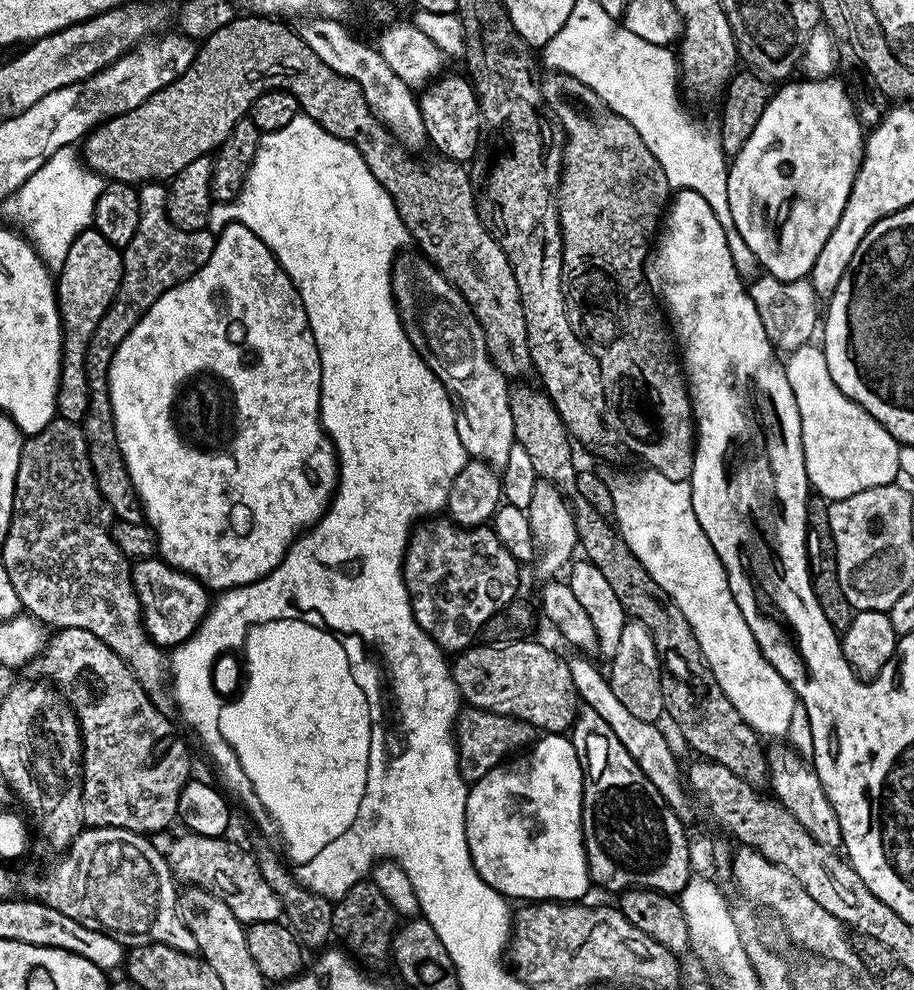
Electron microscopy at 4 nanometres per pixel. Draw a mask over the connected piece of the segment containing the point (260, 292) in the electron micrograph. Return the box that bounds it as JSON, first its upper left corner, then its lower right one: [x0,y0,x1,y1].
[108,224,338,590]

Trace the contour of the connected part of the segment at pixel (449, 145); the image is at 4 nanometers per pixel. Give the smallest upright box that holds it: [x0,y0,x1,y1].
[418,74,484,164]

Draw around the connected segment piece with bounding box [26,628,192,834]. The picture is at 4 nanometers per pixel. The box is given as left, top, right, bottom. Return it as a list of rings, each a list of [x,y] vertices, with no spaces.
[[[61,628],[47,637],[39,656],[28,661],[26,672],[32,675],[29,677],[39,678],[59,689],[76,711],[80,741],[84,743],[82,814],[85,825],[89,828],[129,828],[131,832],[153,834],[170,827],[172,820],[174,824],[178,794],[182,794],[192,768],[188,748],[176,733],[173,721],[158,711],[146,690],[138,686],[138,678],[134,678],[126,662],[122,662],[102,638],[94,638],[90,630]]]

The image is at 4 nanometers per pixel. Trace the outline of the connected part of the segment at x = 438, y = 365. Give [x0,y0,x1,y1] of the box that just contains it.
[392,255,516,470]

